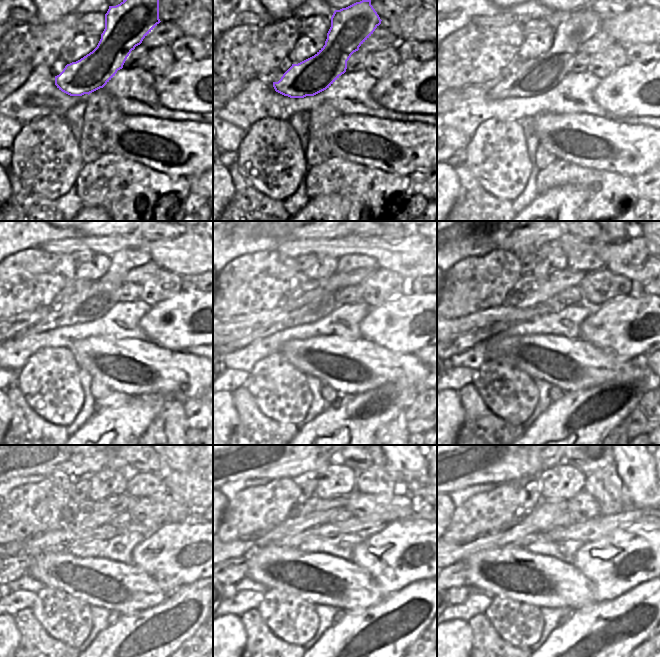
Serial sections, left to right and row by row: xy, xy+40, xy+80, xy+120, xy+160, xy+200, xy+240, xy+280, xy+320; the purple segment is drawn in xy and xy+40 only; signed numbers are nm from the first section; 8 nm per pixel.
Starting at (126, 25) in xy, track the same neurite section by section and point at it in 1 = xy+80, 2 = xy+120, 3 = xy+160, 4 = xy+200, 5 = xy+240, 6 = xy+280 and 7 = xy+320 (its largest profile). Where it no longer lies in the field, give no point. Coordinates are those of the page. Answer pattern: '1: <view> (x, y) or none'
1: xy+80 (535, 77)
2: xy+120 (88, 305)
3: xy+160 (324, 304)
4: xy+200 (459, 345)
5: xy+240 (142, 472)
6: xy+280 (379, 480)
7: xy+320 (605, 485)

